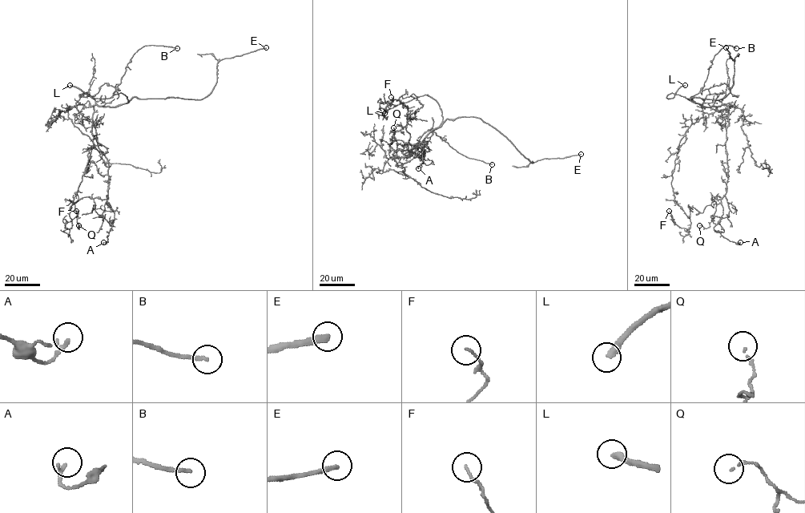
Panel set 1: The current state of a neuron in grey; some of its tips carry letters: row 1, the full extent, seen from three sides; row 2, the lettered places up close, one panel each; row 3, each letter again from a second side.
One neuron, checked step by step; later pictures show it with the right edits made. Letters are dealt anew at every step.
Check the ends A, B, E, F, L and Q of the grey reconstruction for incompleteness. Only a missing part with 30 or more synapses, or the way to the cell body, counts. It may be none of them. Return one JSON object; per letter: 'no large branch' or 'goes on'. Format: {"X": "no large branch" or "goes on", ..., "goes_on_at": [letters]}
{"A": "no large branch", "B": "no large branch", "E": "goes on", "F": "no large branch", "L": "goes on", "Q": "no large branch", "goes_on_at": ["E", "L"]}

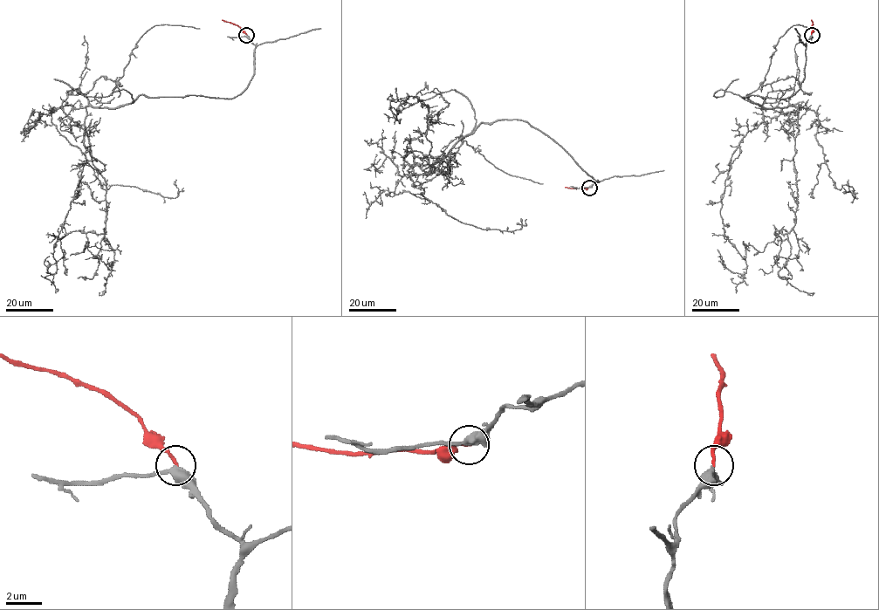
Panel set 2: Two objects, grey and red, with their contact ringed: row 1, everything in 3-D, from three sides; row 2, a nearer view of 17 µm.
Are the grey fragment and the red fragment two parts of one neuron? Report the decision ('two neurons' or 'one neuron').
one neuron

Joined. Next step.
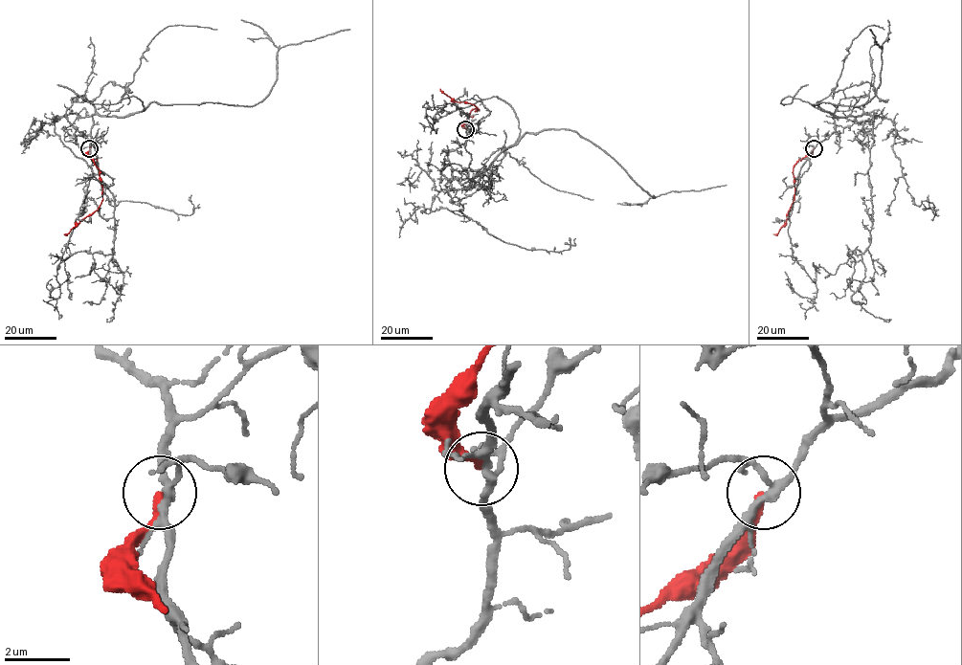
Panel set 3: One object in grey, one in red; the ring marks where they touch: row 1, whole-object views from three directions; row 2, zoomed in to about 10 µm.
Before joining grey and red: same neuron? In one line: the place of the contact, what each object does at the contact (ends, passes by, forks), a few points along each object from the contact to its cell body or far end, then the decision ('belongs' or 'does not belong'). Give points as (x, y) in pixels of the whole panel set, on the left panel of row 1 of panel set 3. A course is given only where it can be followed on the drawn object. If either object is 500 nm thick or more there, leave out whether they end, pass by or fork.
(89, 148) | grey forks | red ends | grey via (90, 147), (68, 121), (73, 98), (105, 116), (157, 102), (254, 106), (280, 48), (349, 29) | red via (89, 147), (87, 154), (100, 170), (102, 200), (99, 208), (63, 234) | does not belong

